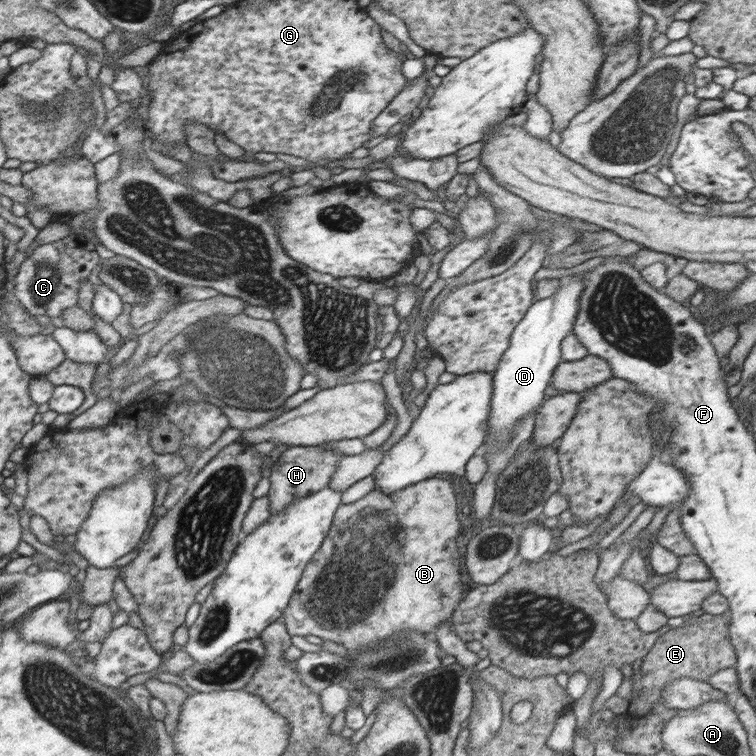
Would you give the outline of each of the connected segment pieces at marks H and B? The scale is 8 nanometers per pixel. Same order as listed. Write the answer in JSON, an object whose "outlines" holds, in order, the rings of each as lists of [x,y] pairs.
{"outlines":[[[[294,446],[280,455],[278,461],[270,468],[271,487],[267,494],[270,512],[282,512],[297,498],[304,498],[329,486],[332,475],[338,468],[340,459],[345,456],[340,452],[330,452],[326,446]]],[[[432,477],[394,491],[392,494],[386,495],[382,491],[374,489],[356,502],[349,504],[341,503],[335,512],[327,537],[323,540],[318,552],[306,565],[295,593],[292,595],[288,606],[283,610],[282,620],[291,636],[306,637],[308,635],[316,635],[316,638],[322,638],[324,642],[342,644],[349,652],[353,650],[360,652],[361,650],[375,648],[375,646],[379,646],[381,642],[385,642],[385,640],[391,638],[395,632],[402,628],[410,628],[426,636],[429,636],[429,634],[434,636],[439,624],[451,618],[451,614],[455,612],[459,602],[462,600],[463,590],[459,570],[460,556],[458,554],[458,536],[461,534],[460,528],[462,526],[458,519],[458,500],[456,500],[452,483],[450,480]]]]}

